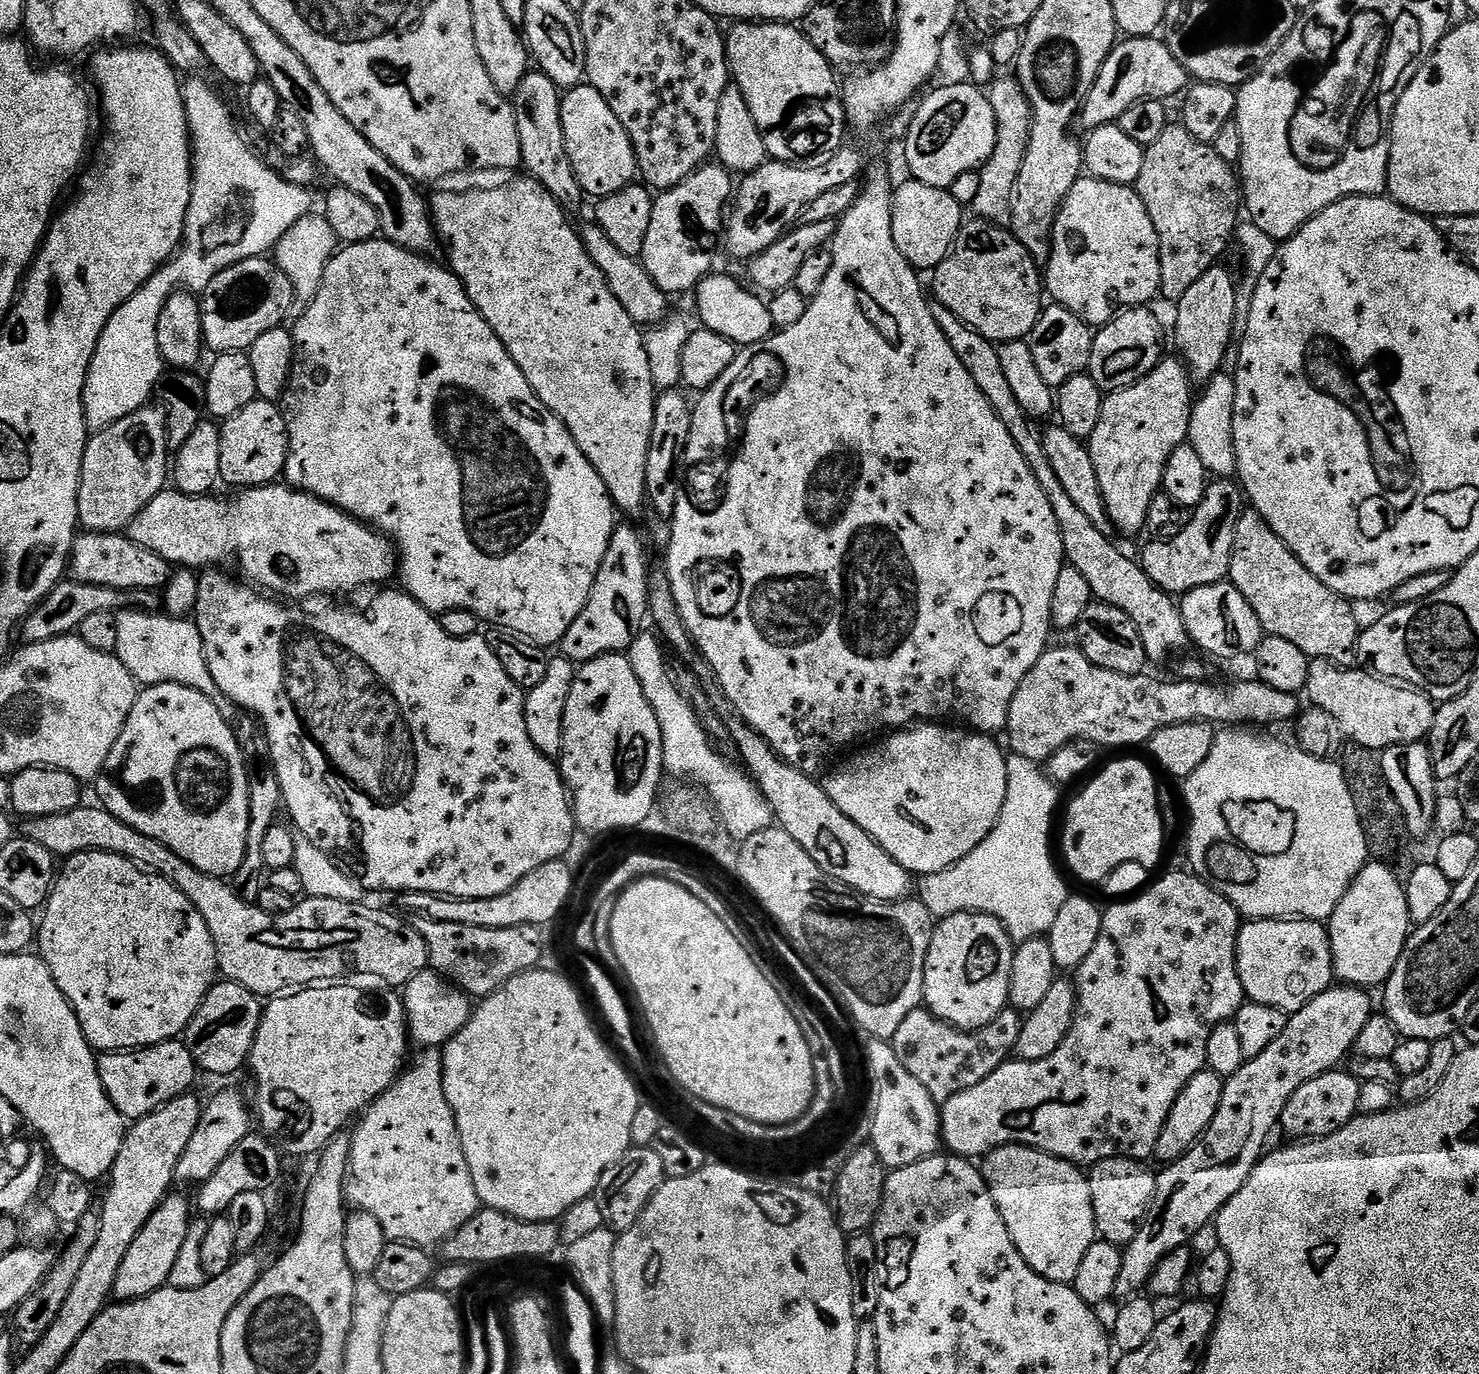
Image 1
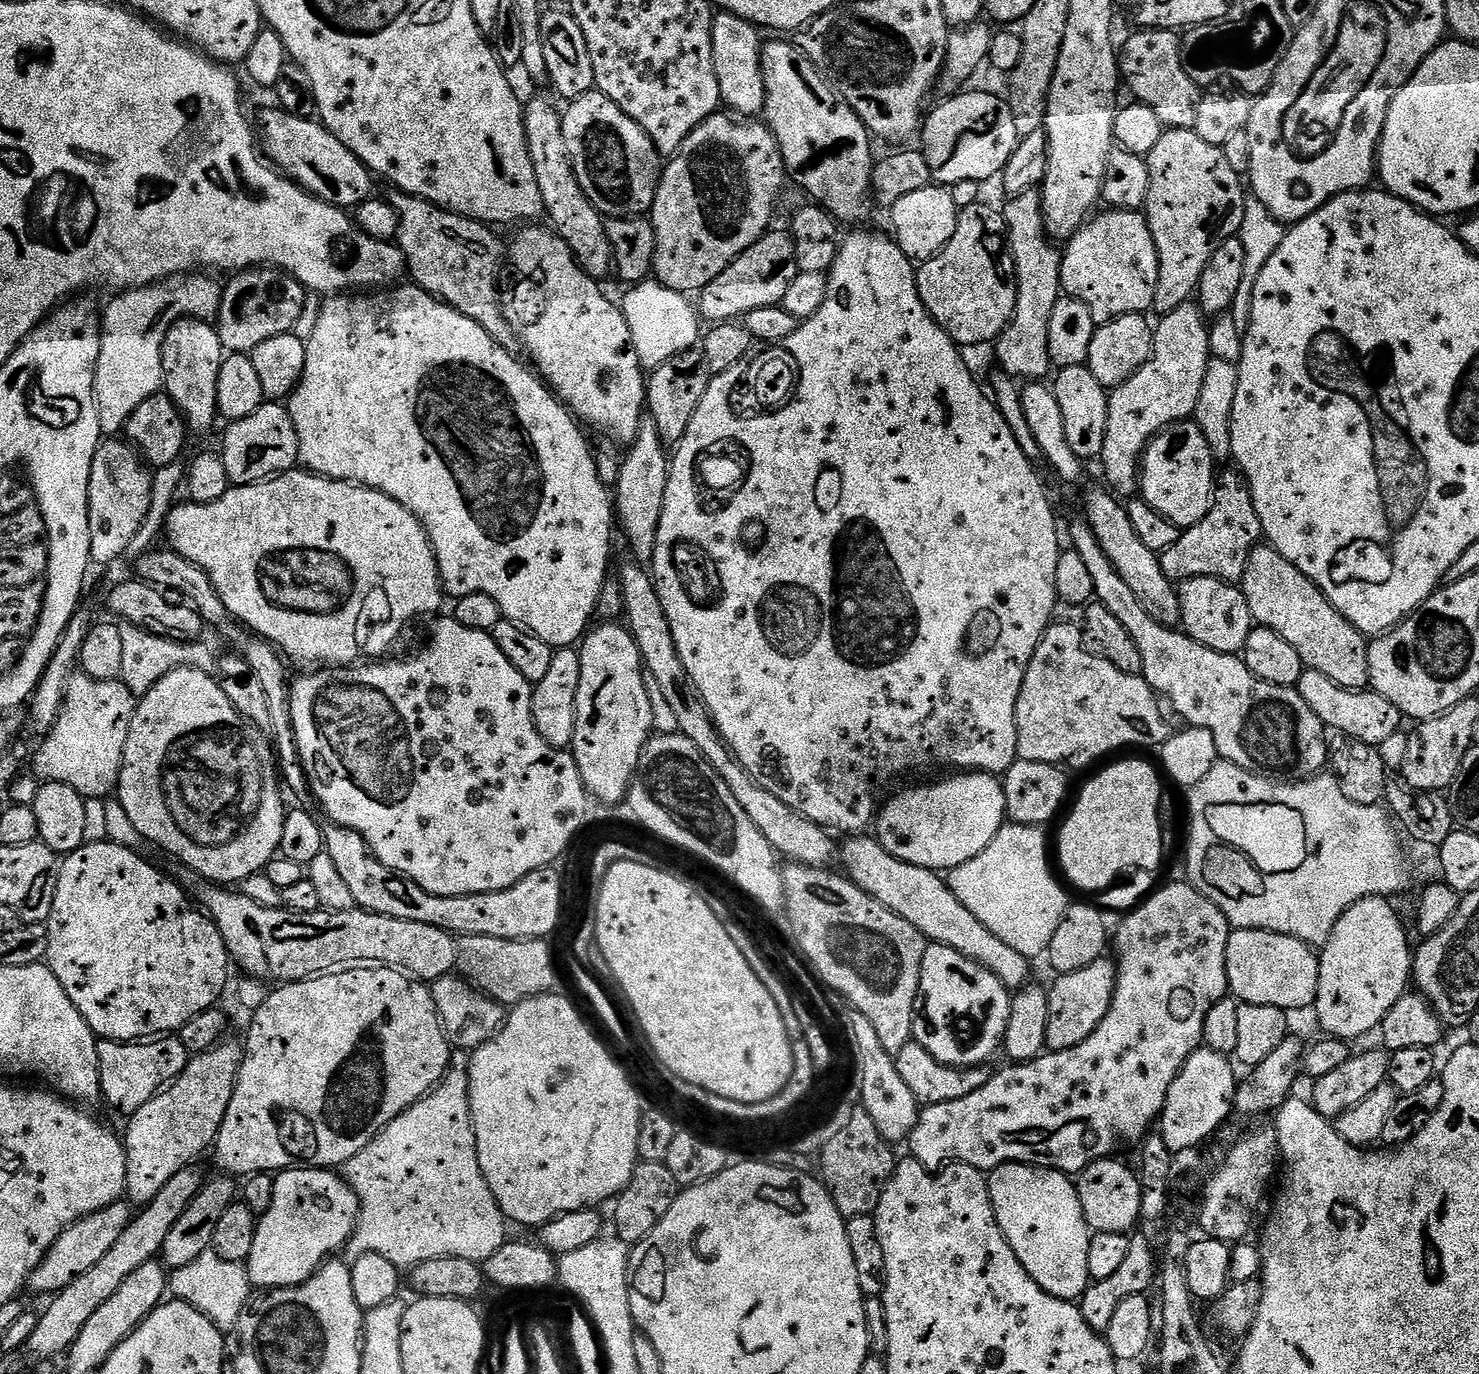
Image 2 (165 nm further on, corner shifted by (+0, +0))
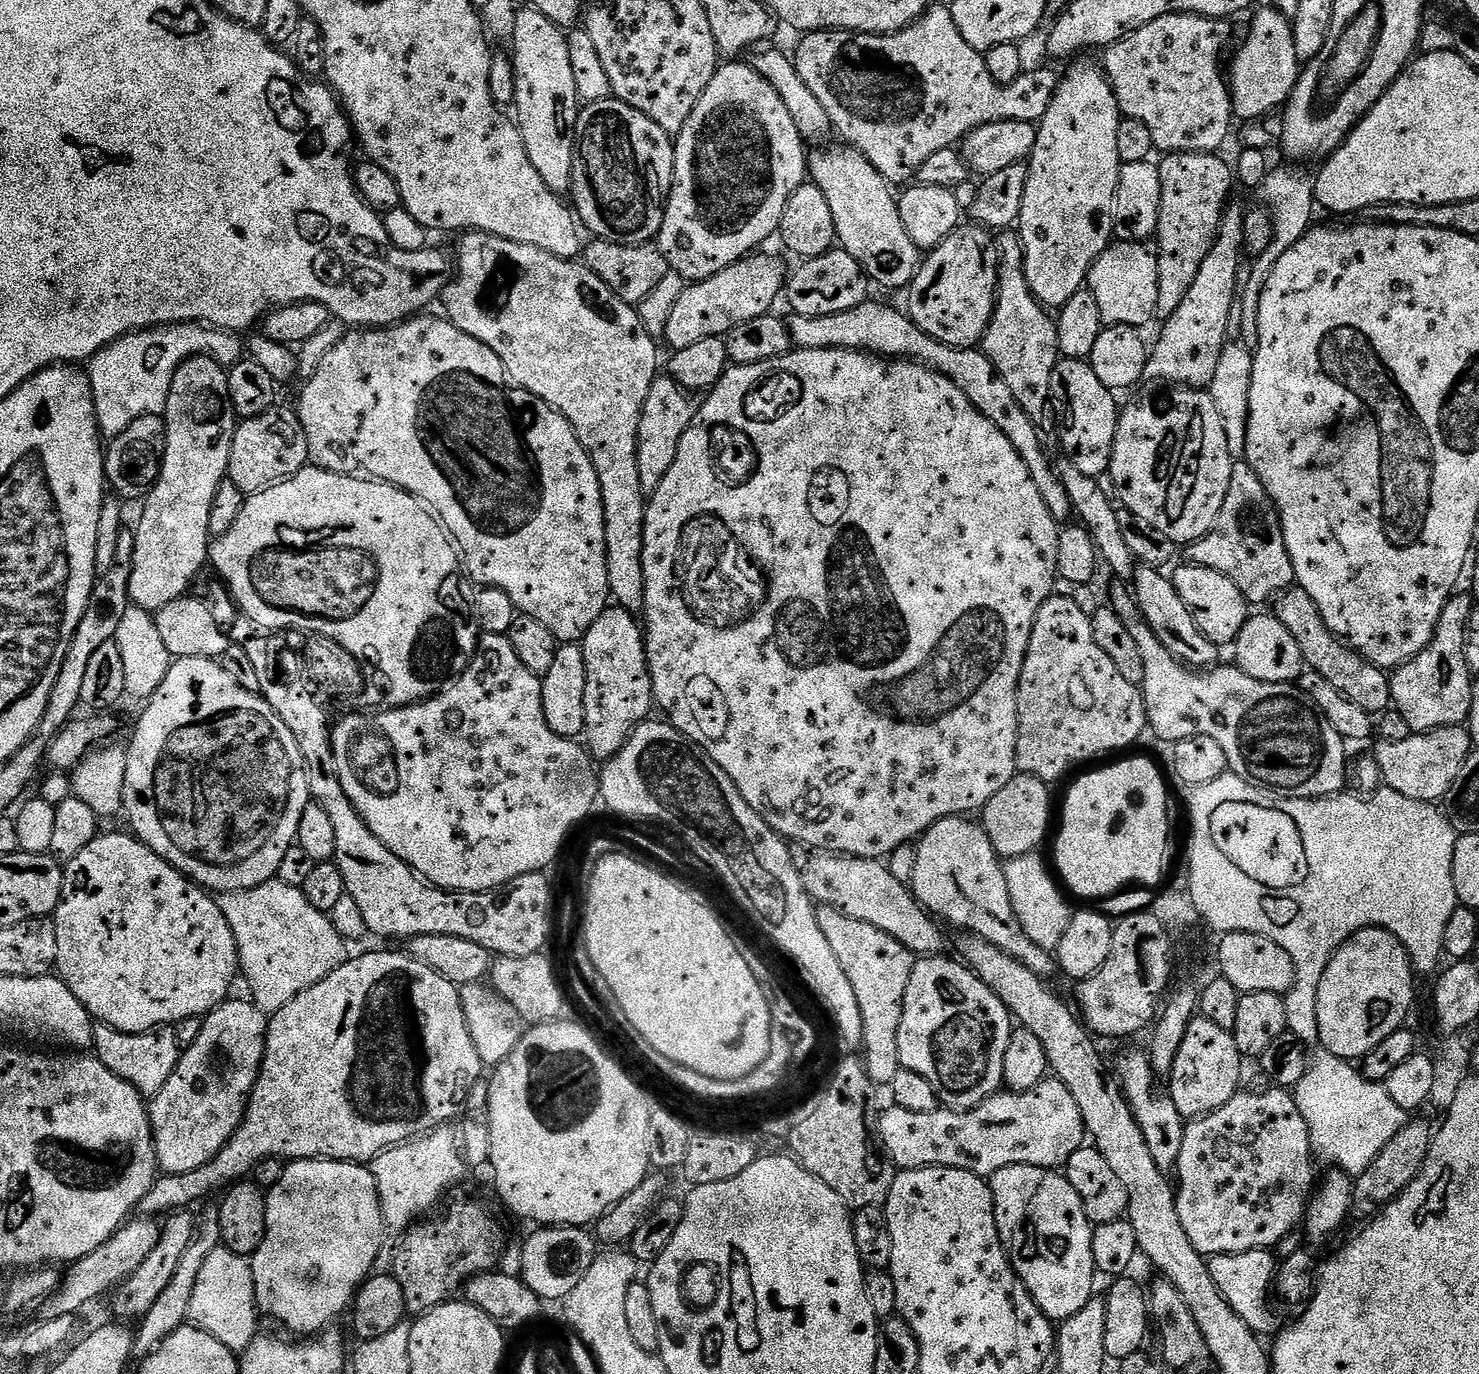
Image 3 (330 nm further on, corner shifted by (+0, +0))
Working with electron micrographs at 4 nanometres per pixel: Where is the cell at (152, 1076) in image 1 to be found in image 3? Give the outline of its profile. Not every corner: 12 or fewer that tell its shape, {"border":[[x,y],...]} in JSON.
{"border":[[93,1027],[106,1070],[145,1098],[174,1074],[182,1051],[175,1027],[119,1032]]}

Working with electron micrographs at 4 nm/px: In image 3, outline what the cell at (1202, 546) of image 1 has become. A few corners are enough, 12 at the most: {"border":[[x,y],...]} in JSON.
{"border":[[1232,465],[1214,526],[1187,563],[1249,605],[1296,584],[1266,486]]}

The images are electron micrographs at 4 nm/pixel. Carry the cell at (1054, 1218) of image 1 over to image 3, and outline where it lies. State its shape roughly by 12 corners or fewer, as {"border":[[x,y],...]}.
{"border":[[1067,1175],[990,1178],[1000,1241],[1049,1320],[1098,1281],[1092,1230]]}

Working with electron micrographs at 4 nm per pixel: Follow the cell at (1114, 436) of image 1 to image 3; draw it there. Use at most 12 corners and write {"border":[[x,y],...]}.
{"border":[[1245,209],[1163,321],[1144,380],[1211,385],[1242,284]]}

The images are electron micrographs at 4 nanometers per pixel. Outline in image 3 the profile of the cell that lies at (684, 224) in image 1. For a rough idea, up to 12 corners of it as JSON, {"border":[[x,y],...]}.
{"border":[[724,62],[675,137],[658,247],[686,282],[780,231],[808,172],[778,90]]}

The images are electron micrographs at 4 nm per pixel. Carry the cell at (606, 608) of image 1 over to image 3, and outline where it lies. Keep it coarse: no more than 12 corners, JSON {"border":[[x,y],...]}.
{"border":[[667,374],[646,394],[638,478],[651,494],[678,458],[697,397]]}

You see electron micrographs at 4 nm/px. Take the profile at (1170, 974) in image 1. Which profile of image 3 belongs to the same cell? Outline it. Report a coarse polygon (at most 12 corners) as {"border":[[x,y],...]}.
{"border":[[1062,1081],[977,1108],[888,1106],[897,1169],[1065,1167],[1085,1147]]}

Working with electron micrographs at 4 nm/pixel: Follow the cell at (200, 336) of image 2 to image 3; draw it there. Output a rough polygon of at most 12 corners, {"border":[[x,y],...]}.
{"border":[[225,365],[174,370],[129,601],[155,613],[210,560],[238,417]]}

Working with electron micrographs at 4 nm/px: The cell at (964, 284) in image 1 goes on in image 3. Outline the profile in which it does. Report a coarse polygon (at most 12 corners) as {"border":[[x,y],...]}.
{"border":[[961,223],[923,257],[906,314],[974,348],[996,308],[1000,255]]}

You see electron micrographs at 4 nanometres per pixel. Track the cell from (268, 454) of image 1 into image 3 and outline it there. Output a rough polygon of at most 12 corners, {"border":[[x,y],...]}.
{"border":[[299,415],[241,419],[227,479],[246,494],[309,463]]}

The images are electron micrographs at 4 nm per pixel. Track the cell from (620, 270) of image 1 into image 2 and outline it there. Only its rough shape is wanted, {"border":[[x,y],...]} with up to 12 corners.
{"border":[[551,95],[524,133],[544,216],[596,281],[613,275],[605,217],[578,186]]}

